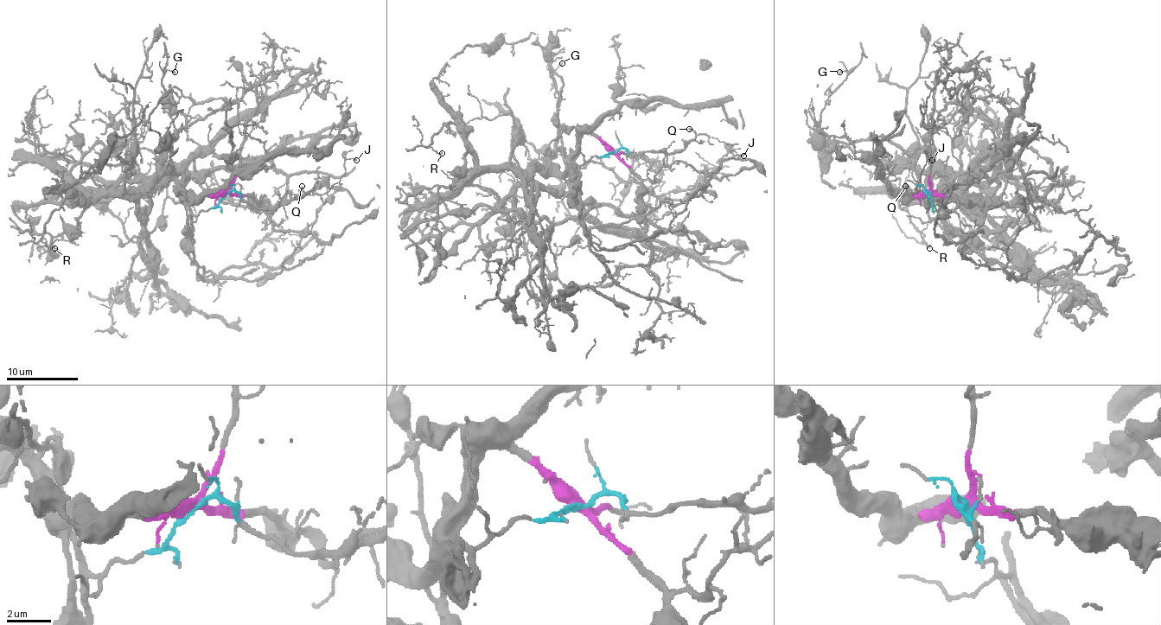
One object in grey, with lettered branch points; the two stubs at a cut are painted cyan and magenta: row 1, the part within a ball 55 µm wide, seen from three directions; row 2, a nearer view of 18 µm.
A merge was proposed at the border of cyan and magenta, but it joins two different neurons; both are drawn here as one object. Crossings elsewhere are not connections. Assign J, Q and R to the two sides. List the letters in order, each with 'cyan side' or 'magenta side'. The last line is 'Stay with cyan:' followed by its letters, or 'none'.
J: cyan side
Q: cyan side
R: magenta side
Stay with cyan: J, Q

